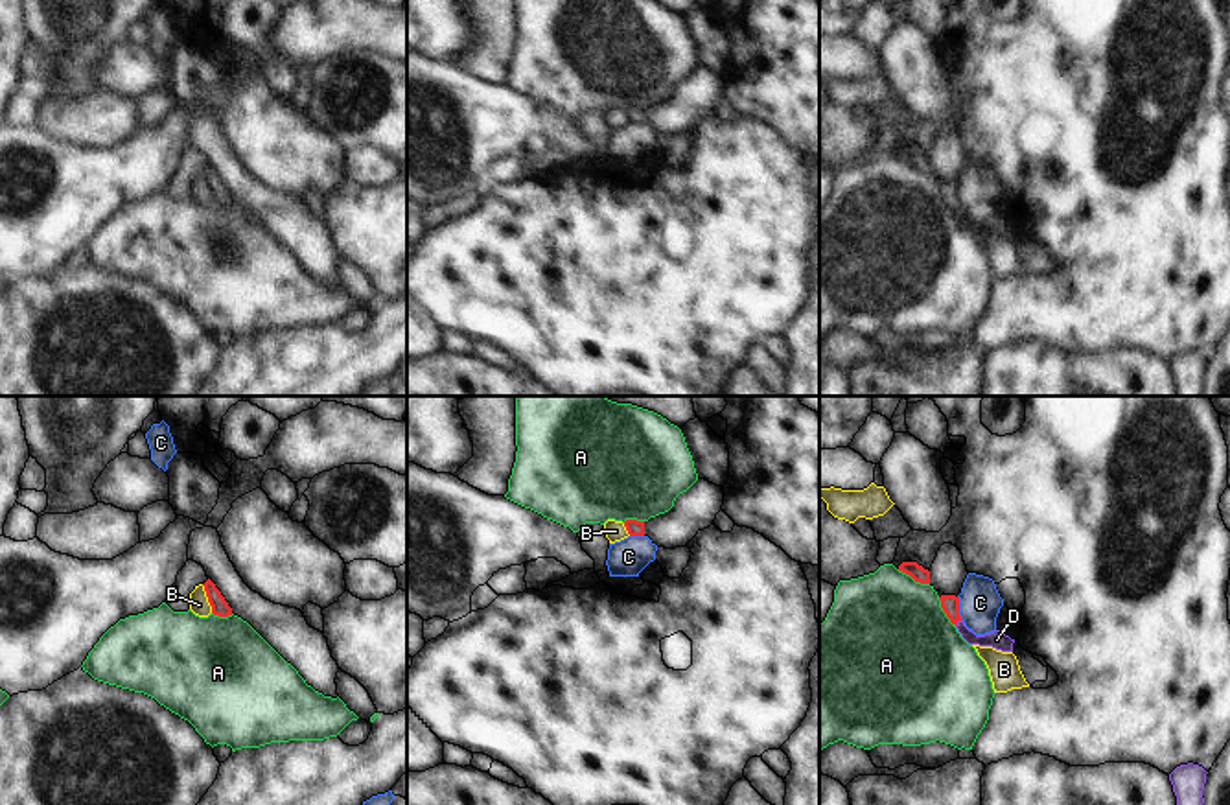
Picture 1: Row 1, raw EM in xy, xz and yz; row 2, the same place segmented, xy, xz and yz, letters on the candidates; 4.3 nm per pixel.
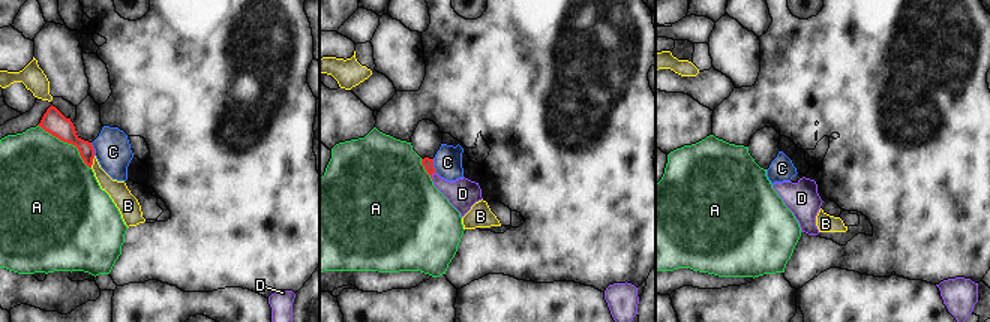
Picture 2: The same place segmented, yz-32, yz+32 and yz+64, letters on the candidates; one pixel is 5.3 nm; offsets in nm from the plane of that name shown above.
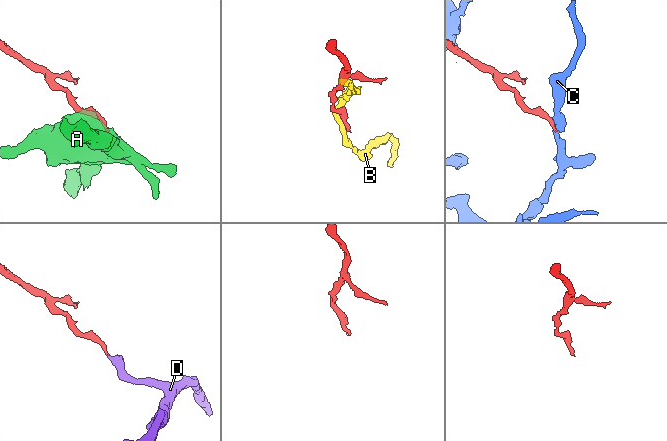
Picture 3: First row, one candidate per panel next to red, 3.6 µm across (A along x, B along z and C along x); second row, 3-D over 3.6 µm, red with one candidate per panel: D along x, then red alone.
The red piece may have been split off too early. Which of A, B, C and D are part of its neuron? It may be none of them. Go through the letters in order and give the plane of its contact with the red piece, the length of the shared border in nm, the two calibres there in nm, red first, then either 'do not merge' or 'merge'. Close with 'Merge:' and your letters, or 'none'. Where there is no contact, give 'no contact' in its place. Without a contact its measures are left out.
A: yz | 160 nm | 70/480 nm | do not merge
B: xy | 140 nm | 80/90 nm | do not merge
C: yz | 110 nm | 80/180 nm | do not merge
D: yz | 50 nm | 80/80 nm | merge
Merge: D

